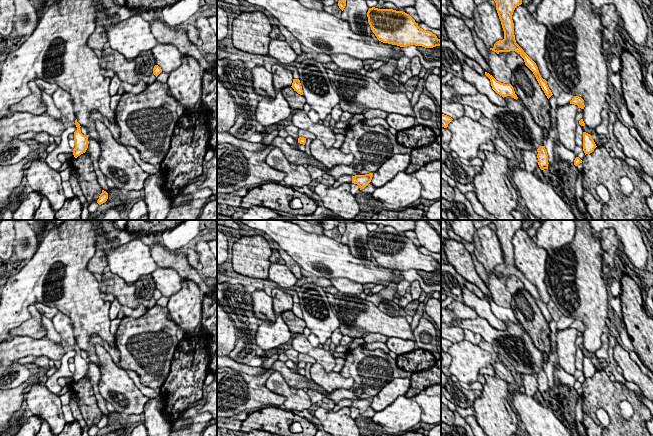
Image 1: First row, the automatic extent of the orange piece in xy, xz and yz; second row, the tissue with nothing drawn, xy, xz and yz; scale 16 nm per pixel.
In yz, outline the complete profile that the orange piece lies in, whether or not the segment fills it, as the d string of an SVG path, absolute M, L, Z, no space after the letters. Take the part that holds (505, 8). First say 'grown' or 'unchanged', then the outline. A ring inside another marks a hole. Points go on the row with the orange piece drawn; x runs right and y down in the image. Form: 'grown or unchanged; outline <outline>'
unchanged; outline M494 0L496 10L501 21L504 31L504 39L499 40L490 50L499 54L500 52L517 52L525 62L525 65L533 72L539 85L549 99L553 94L547 85L547 81L543 79L539 73L536 63L524 52L524 50L516 43L514 35L514 23L512 15L515 8L522 4L522 0Z

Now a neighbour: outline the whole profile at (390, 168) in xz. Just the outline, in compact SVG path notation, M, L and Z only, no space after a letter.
M395 154L386 160L381 167L373 173L371 184L375 188L384 186L392 180L399 172L404 172L409 166L411 156L409 154Z

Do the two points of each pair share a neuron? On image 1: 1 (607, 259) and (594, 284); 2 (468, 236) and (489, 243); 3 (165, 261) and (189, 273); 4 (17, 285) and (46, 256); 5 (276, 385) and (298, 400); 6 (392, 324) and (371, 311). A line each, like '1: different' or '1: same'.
1: different
2: different
3: same
4: same
5: same
6: same

